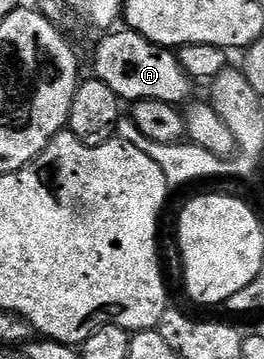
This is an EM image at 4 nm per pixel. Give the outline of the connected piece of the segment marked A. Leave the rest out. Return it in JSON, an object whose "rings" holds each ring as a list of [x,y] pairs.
{"rings":[[[126,27],[119,28],[104,32],[100,36],[103,38],[96,43],[94,76],[110,87],[123,103],[157,99],[161,103],[179,107],[190,102],[193,80],[183,69],[176,54],[162,45],[154,45],[140,33],[134,33]]]}

